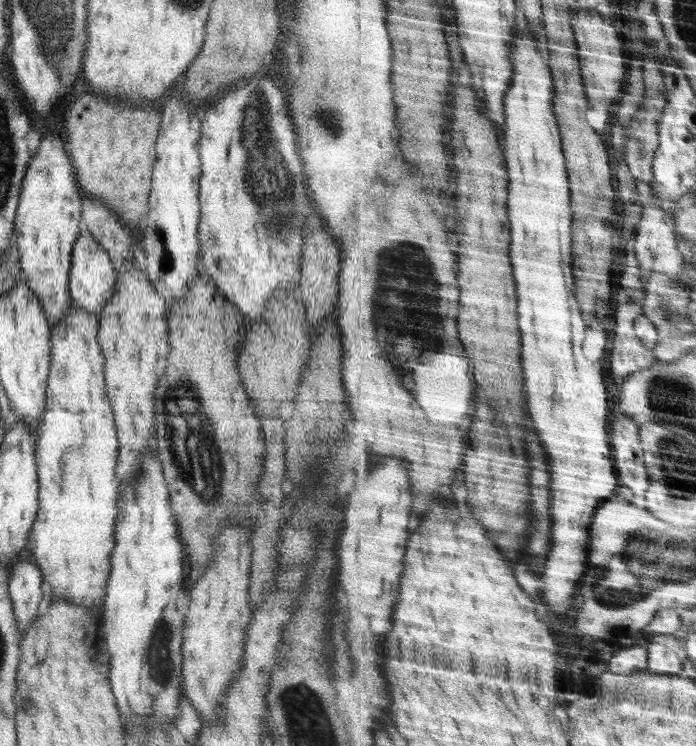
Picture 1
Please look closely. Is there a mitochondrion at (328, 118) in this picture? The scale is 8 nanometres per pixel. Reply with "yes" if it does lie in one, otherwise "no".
yes

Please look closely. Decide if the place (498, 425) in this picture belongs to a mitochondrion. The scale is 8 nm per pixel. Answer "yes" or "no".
yes

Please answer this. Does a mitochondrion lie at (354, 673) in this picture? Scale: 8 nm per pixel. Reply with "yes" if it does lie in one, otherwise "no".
no

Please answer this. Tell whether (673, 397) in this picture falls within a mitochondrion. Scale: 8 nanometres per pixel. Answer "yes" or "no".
yes

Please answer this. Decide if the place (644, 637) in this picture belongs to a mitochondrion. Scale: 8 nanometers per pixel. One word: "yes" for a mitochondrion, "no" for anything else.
no

